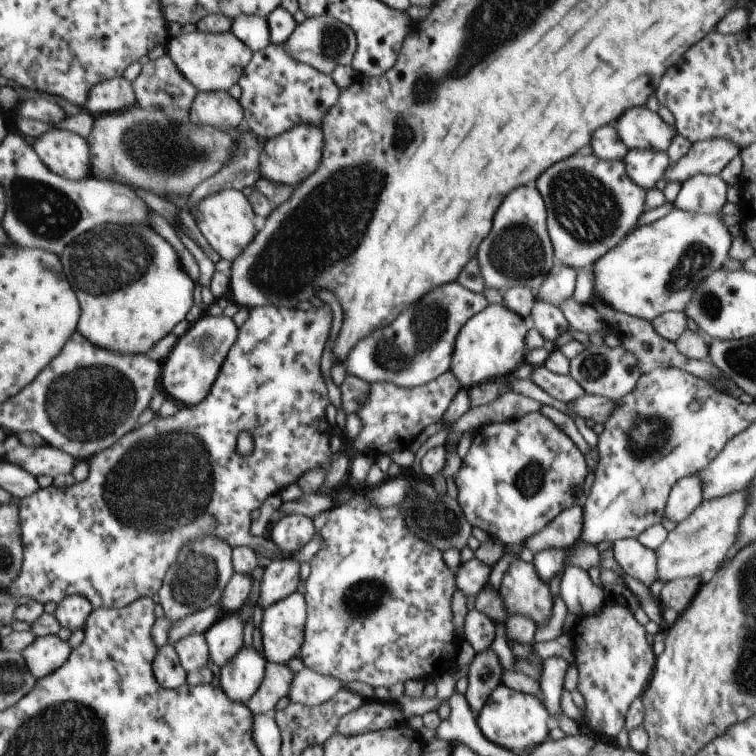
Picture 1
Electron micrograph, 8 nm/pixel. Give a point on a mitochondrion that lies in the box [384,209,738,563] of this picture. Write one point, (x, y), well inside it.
(523, 257)

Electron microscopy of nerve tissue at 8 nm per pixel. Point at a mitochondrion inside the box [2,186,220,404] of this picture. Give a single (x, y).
(126, 260)

